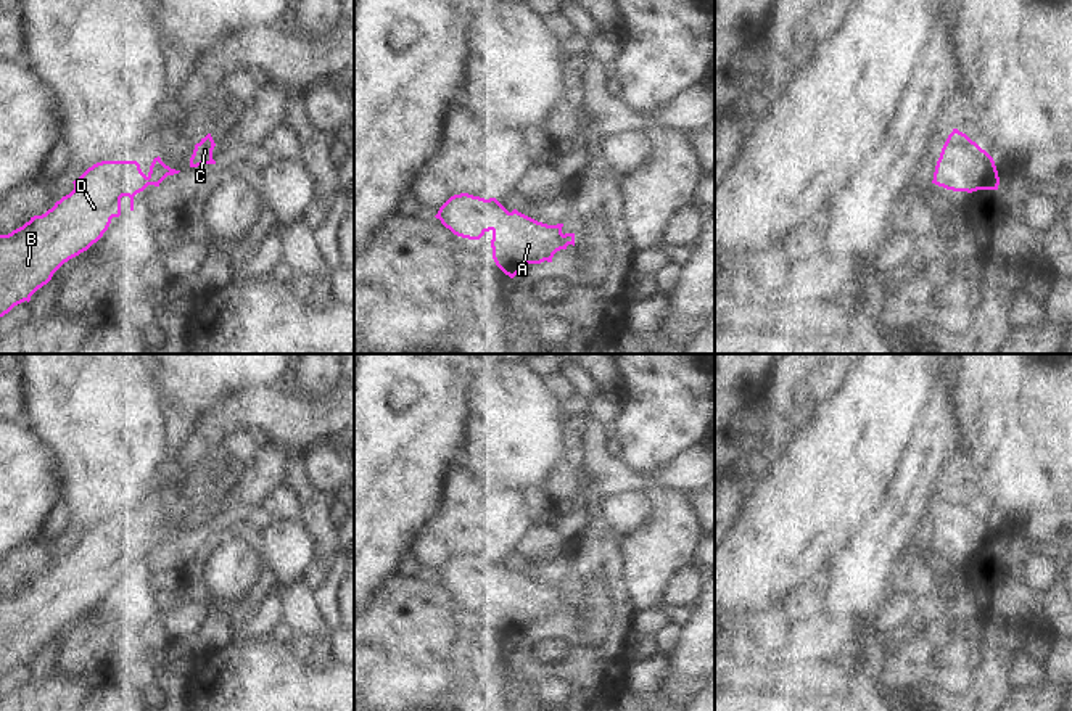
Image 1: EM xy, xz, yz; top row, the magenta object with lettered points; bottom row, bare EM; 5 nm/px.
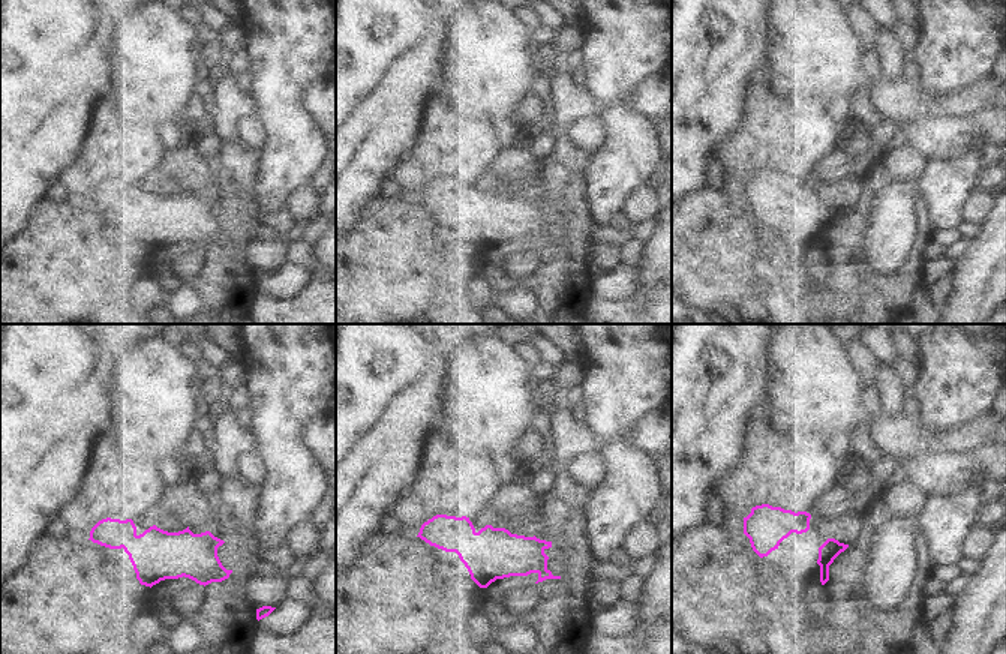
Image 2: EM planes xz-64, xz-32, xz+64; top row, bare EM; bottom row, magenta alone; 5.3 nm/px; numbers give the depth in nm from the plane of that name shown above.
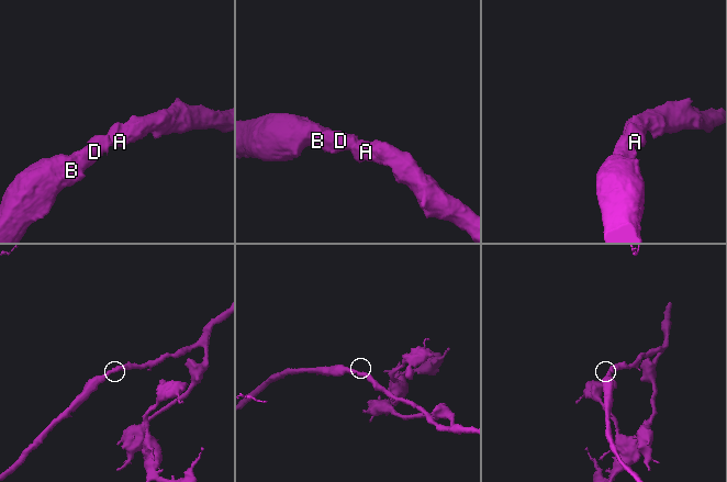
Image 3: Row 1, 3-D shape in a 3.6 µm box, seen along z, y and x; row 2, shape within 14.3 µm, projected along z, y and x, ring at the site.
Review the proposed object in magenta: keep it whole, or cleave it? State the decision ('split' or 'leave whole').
leave whole

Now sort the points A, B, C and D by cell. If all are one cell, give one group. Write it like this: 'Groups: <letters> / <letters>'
Groups: A B C D.

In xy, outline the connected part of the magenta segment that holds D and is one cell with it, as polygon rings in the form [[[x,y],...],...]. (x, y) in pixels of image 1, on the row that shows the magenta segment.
[[[155,158],[150,172],[145,175],[137,161],[101,161],[89,167],[79,179],[76,179],[74,190],[55,203],[42,216],[31,217],[23,227],[13,230],[8,235],[0,235],[0,317],[8,314],[14,306],[31,301],[31,296],[47,285],[53,273],[69,259],[87,251],[97,243],[108,230],[111,219],[121,216],[121,198],[130,198],[130,211],[134,211],[134,196],[143,191],[148,185],[159,187],[167,177],[179,174],[180,171],[166,166],[161,158]]]

